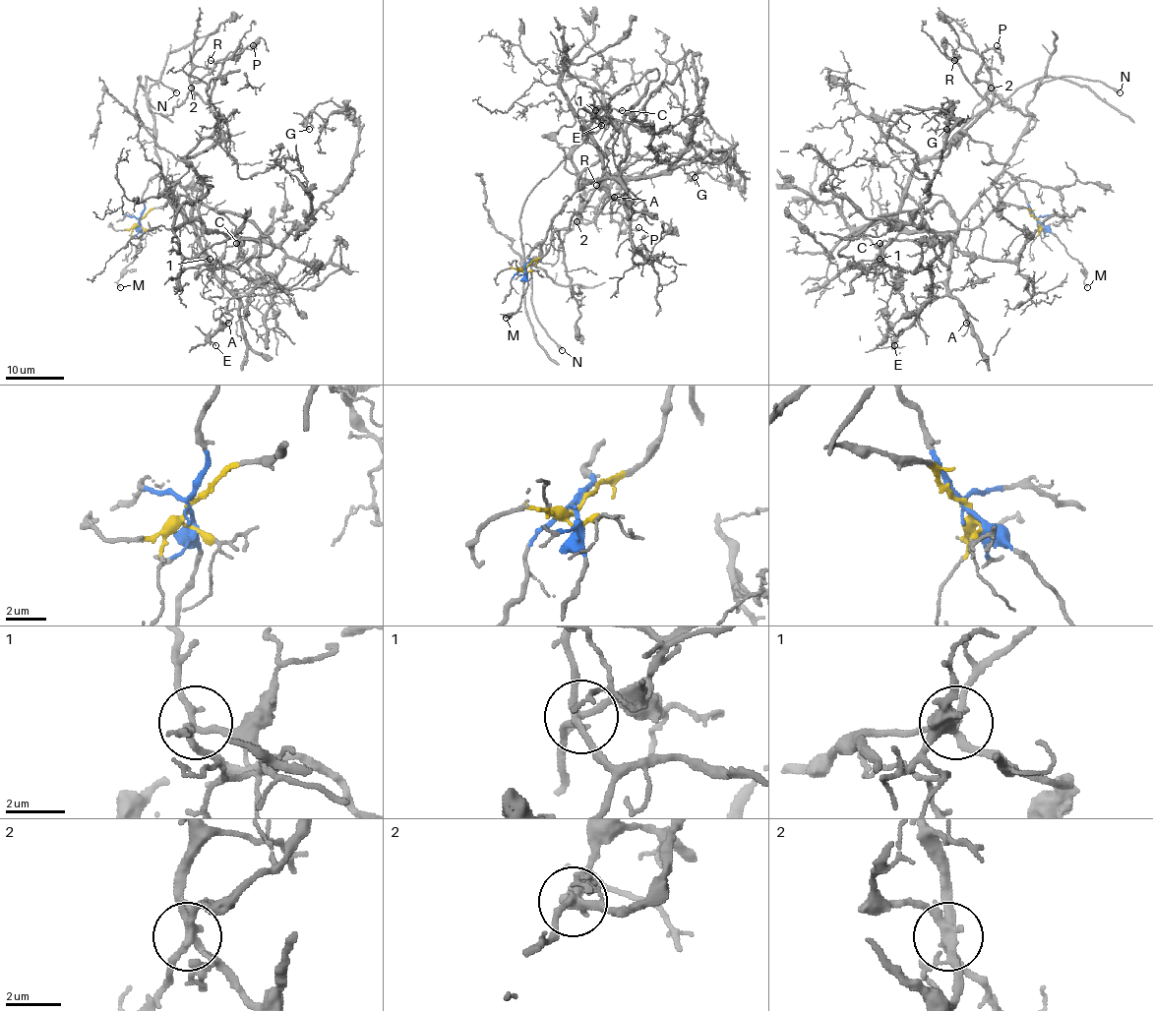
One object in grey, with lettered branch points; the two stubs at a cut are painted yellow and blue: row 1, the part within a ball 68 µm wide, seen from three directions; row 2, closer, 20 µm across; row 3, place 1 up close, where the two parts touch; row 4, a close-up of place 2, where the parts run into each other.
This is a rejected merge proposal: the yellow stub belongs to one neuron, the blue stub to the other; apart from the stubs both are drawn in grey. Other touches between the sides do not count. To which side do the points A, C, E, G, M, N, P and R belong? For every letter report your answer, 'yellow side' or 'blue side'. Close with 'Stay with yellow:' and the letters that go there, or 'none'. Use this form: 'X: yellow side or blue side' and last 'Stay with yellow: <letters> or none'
A: blue side
C: yellow side
E: blue side
G: yellow side
M: blue side
N: blue side
P: blue side
R: yellow side
Stay with yellow: C, G, R

